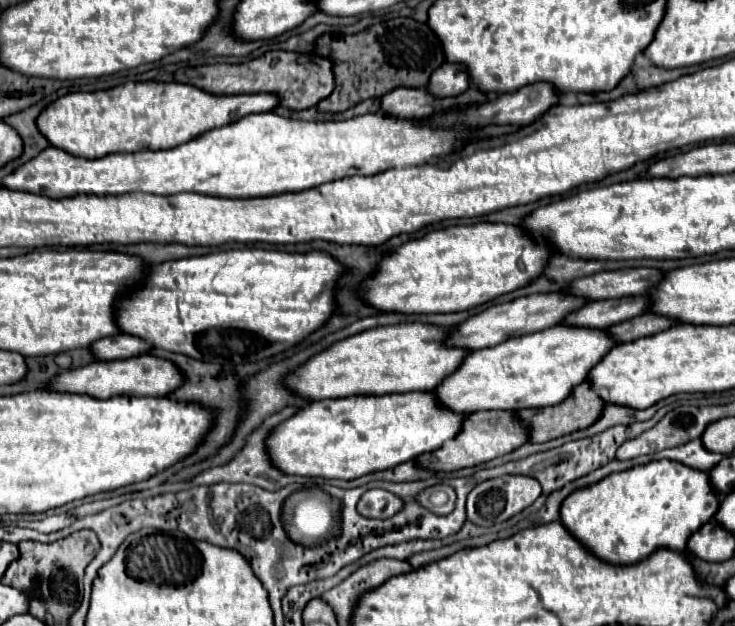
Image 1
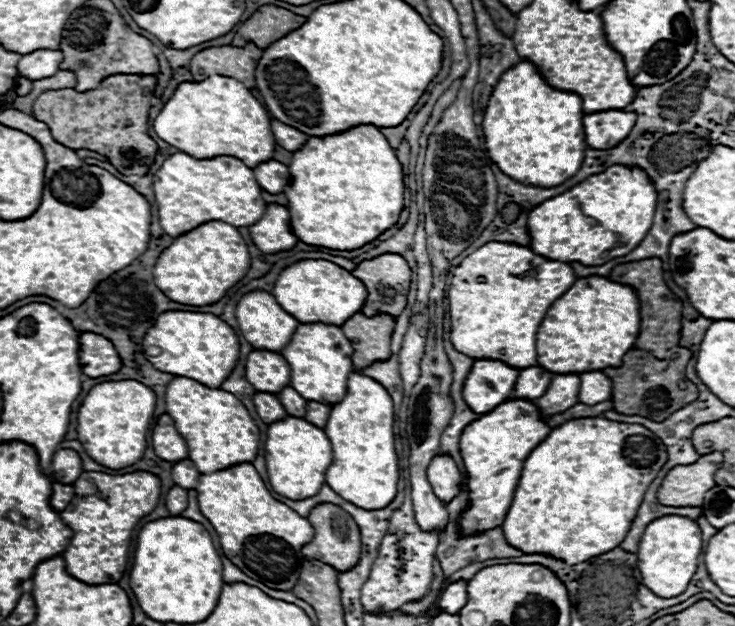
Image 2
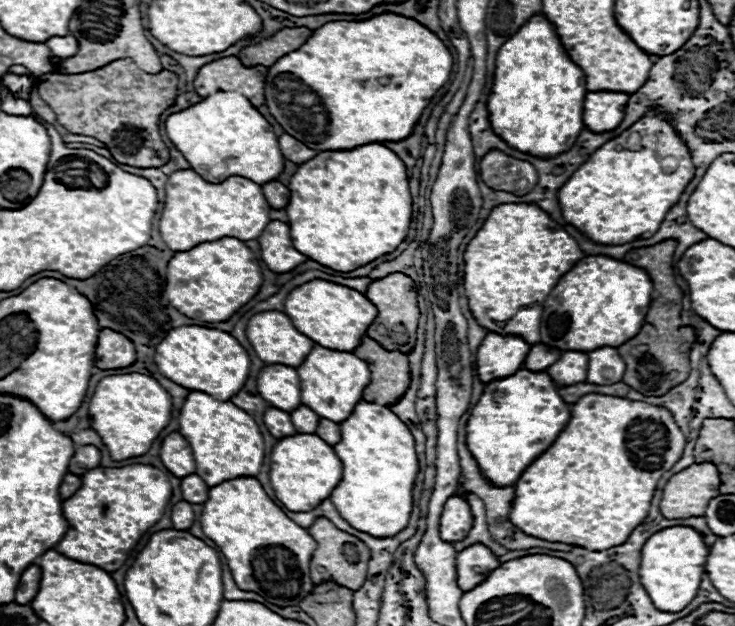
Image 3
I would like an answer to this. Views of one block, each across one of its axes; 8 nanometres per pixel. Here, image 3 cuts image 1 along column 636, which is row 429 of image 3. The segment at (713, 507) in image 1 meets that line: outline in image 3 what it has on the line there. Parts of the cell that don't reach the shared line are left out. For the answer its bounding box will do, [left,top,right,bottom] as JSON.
[466,368,570,488]

